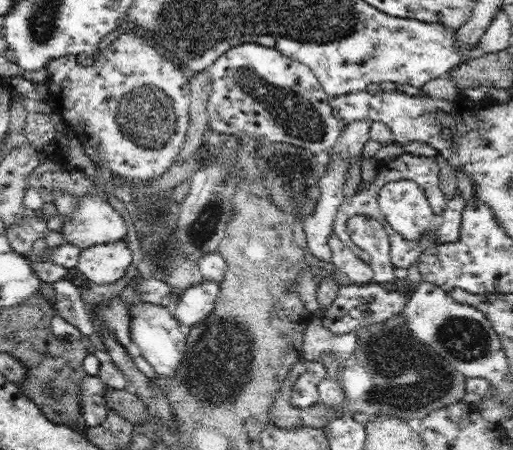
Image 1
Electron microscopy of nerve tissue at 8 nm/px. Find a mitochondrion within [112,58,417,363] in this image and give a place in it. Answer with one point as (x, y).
(298, 118)

